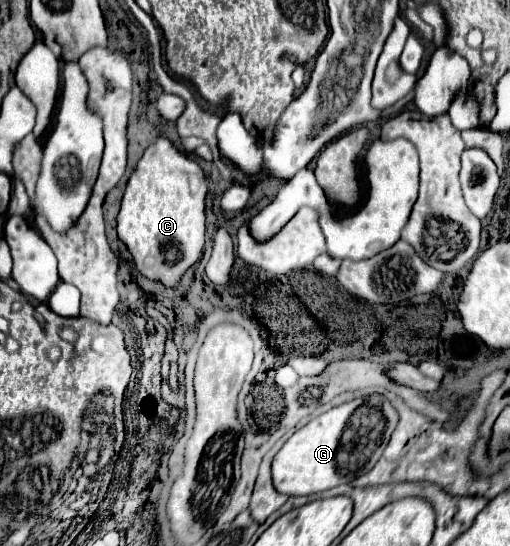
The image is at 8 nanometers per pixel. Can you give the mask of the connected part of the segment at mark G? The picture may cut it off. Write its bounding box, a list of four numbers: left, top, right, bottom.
[272,395,388,495]

